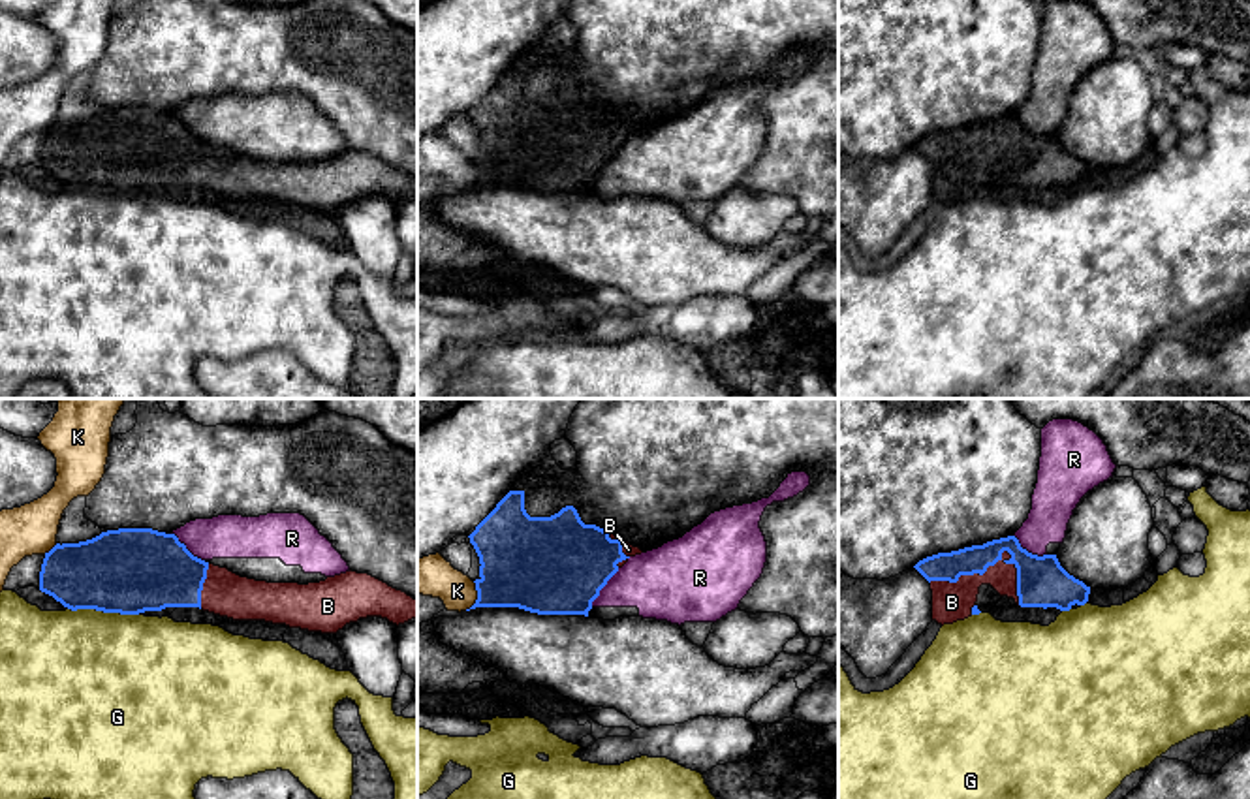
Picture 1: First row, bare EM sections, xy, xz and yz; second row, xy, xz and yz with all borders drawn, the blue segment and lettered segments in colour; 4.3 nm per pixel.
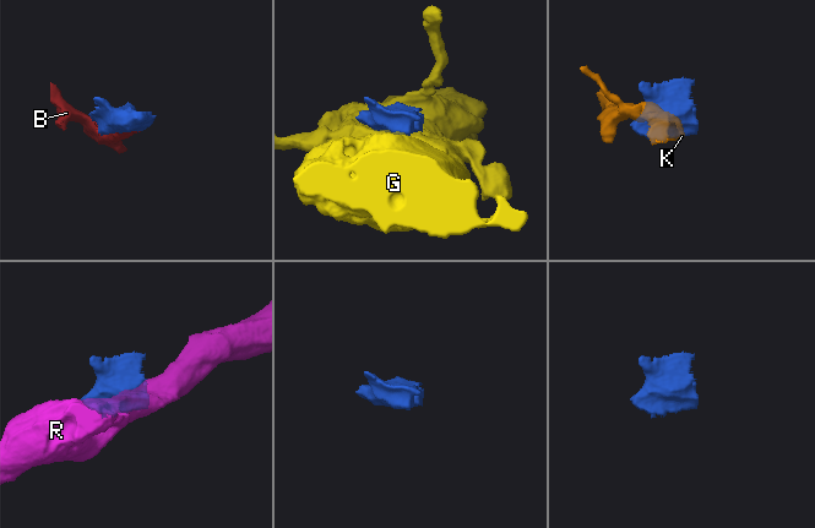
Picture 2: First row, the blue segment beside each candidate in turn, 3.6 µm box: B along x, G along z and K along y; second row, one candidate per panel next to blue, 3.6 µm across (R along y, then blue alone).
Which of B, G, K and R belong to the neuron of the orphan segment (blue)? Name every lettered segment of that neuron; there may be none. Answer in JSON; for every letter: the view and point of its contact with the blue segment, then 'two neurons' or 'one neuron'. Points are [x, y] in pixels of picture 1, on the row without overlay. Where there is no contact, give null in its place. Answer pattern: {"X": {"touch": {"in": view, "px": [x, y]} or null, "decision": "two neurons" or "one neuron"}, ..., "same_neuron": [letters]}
{"B": {"touch": {"in": "yz", "px": [991, 143]}, "decision": "one neuron"}, "G": {"touch": {"in": "xy", "px": [104, 190]}, "decision": "two neurons"}, "K": {"touch": {"in": "xz", "px": [478, 175]}, "decision": "two neurons"}, "R": {"touch": {"in": "xz", "px": [604, 164]}, "decision": "two neurons"}, "same_neuron": ["B"]}

